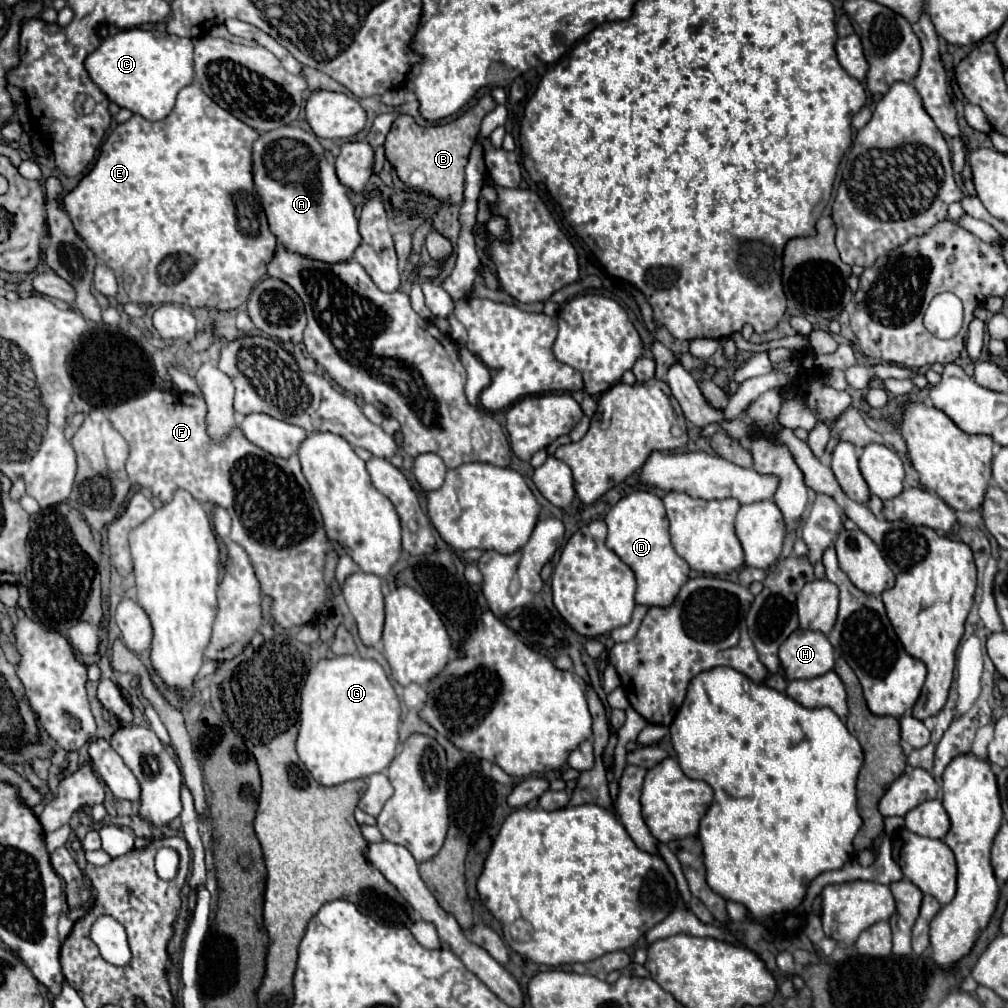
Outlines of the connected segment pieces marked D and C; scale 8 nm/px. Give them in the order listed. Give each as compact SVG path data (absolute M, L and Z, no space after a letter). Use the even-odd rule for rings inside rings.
M632 492L624 496L606 514L608 538L606 546L614 550L636 574L636 604L644 606L670 606L684 582L690 576L690 566L682 560L670 544L668 518L662 500L654 492Z
M156 29L122 30L102 40L102 44L88 54L84 66L92 82L110 102L140 114L146 120L164 120L172 112L178 92L194 80L192 40L170 36Z

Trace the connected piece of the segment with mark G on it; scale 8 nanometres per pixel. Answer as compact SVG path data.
M336 656L314 664L302 688L300 720L298 756L324 786L384 772L396 756L400 702L376 660Z

